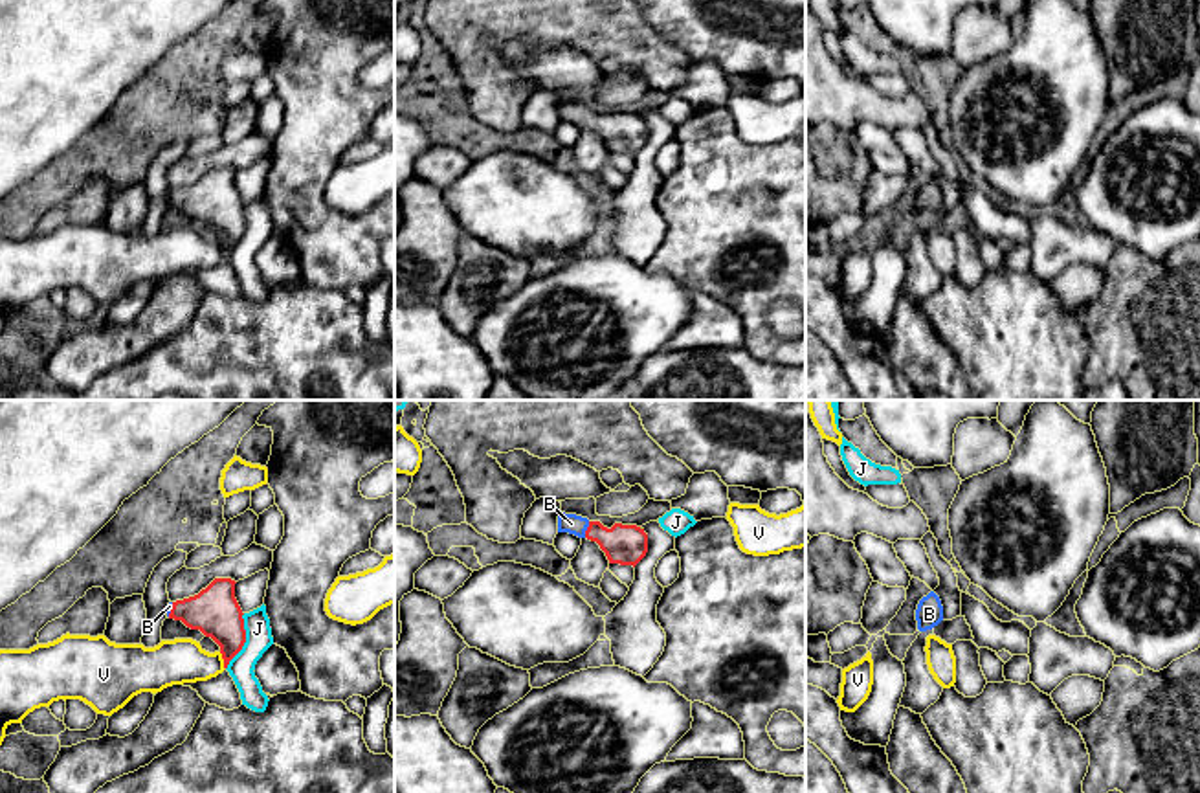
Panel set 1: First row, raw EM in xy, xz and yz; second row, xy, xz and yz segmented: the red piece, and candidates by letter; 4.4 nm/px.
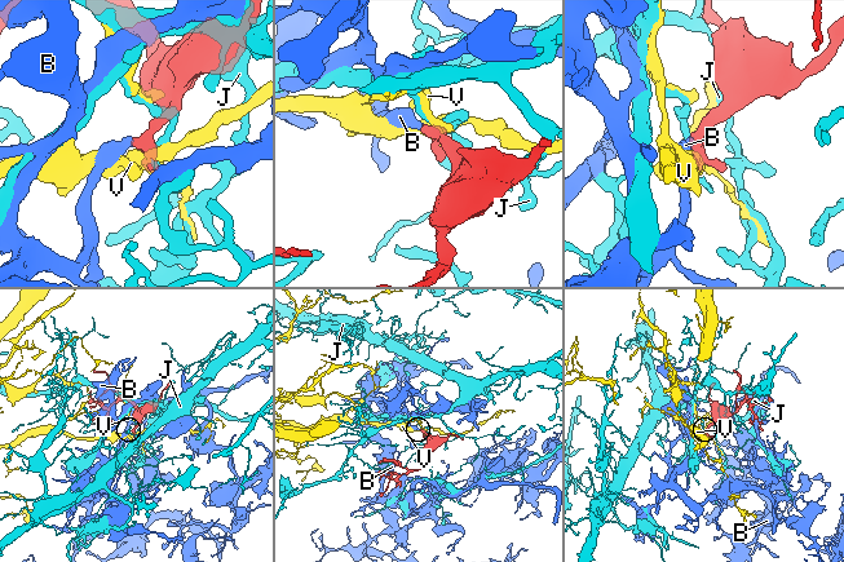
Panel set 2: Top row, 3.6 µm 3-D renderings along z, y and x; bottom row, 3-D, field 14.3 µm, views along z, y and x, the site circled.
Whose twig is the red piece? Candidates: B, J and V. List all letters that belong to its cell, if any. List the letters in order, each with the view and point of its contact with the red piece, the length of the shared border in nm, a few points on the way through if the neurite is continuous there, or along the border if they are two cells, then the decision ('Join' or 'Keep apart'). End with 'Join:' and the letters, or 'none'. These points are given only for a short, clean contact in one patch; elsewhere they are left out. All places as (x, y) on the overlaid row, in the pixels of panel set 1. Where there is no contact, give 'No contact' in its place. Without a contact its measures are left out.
B: Touches red at xz (588, 529). Shared border 80 nm. Path across: xz (622, 544), (588, 529), (571, 524). Join
J: Touches red at xy (244, 641). Shared border 260 nm. Keep apart
V: Touches red at xy (224, 661). Shared border 80 nm. Boundary: xy (219, 652), (224, 669). Keep apart
Join: B

